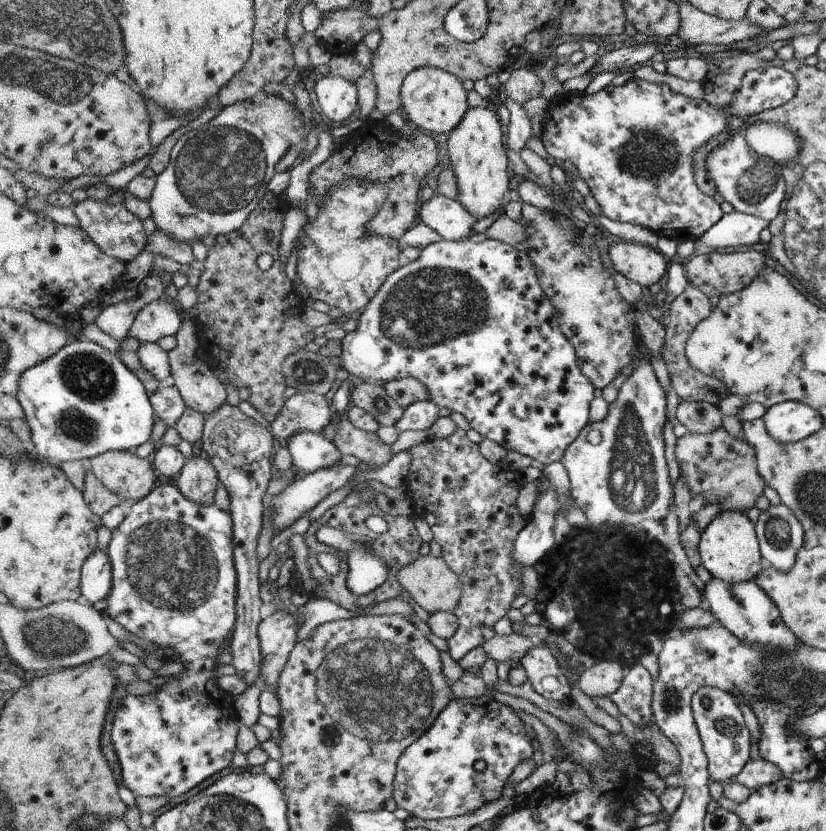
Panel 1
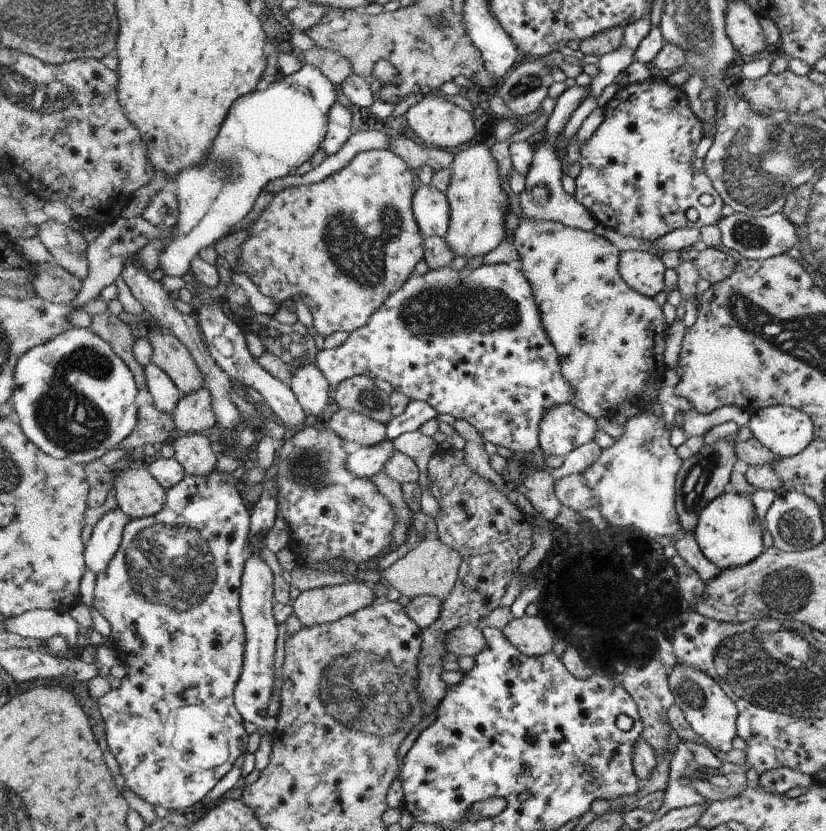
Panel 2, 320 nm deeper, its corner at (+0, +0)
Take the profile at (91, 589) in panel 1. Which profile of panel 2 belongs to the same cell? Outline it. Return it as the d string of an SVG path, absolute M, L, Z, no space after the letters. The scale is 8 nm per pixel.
M120 507L105 512L93 526L89 546L86 547L86 566L98 574L104 572L121 546L129 516Z

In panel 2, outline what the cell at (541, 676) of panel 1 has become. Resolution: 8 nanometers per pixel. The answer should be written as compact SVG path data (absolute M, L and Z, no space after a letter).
M540 617L514 618L501 631L527 657L537 657L553 649L554 638Z

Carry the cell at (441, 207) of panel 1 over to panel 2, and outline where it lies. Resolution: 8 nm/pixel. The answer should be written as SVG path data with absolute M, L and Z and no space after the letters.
M432 183L421 185L413 198L414 216L421 232L428 237L444 237L449 223L449 202Z

